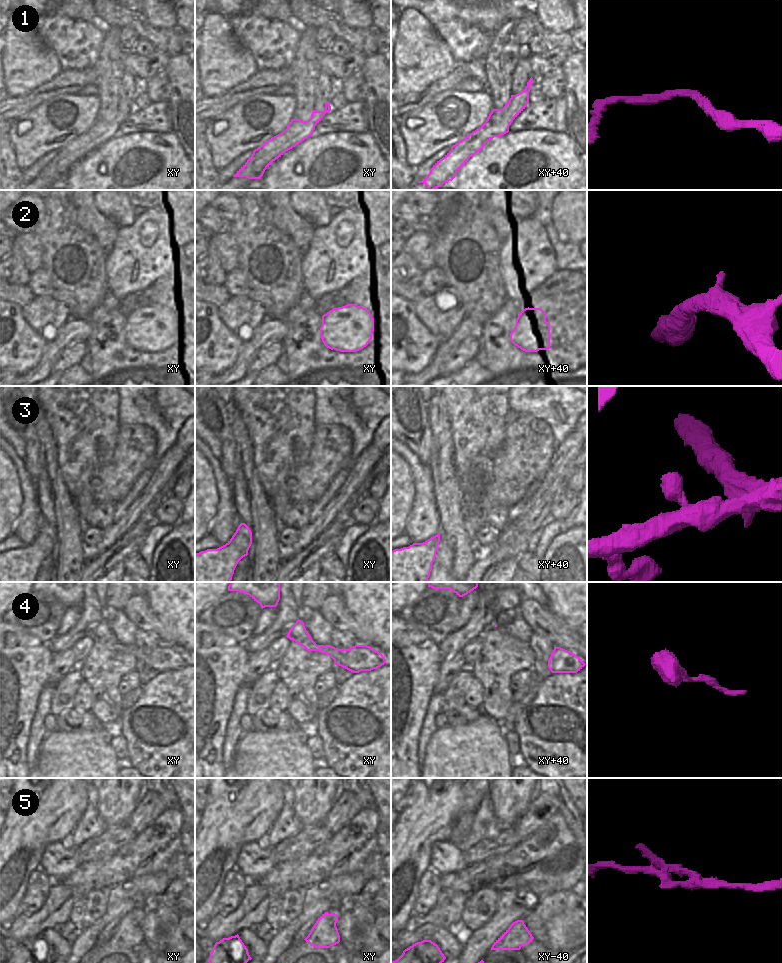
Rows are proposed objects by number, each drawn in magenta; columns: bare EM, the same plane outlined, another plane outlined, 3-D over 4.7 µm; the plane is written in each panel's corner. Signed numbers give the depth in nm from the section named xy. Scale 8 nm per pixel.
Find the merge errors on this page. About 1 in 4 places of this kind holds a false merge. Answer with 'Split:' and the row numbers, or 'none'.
Split: 5

